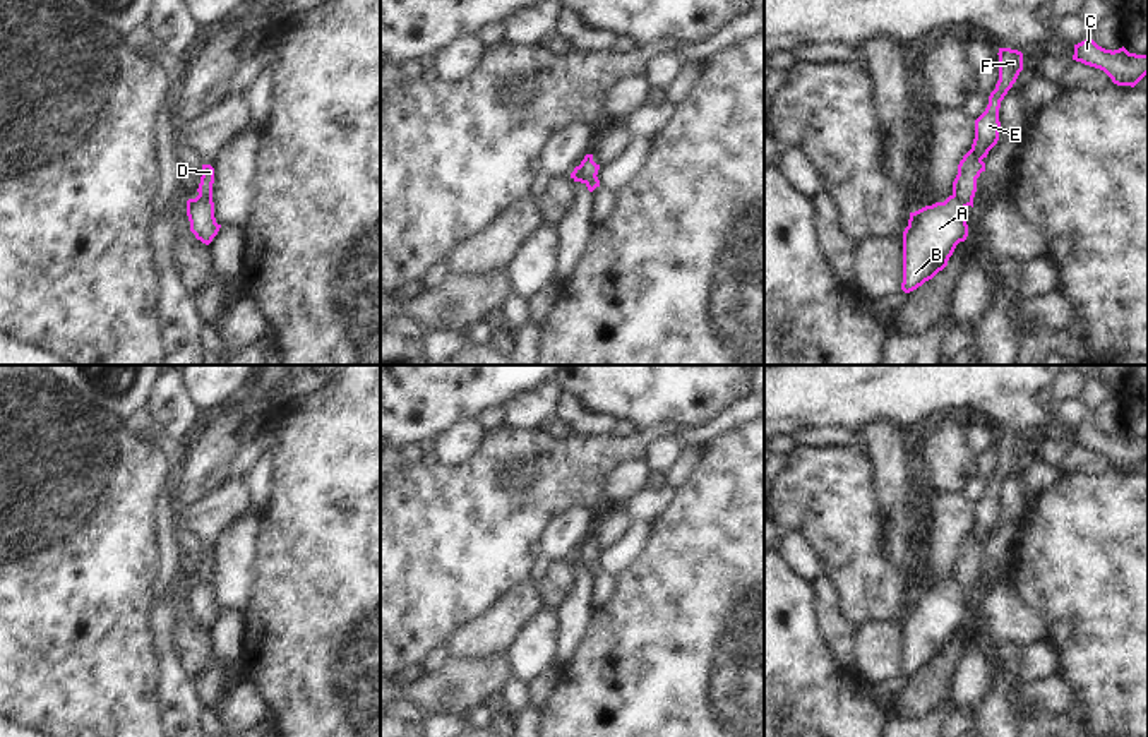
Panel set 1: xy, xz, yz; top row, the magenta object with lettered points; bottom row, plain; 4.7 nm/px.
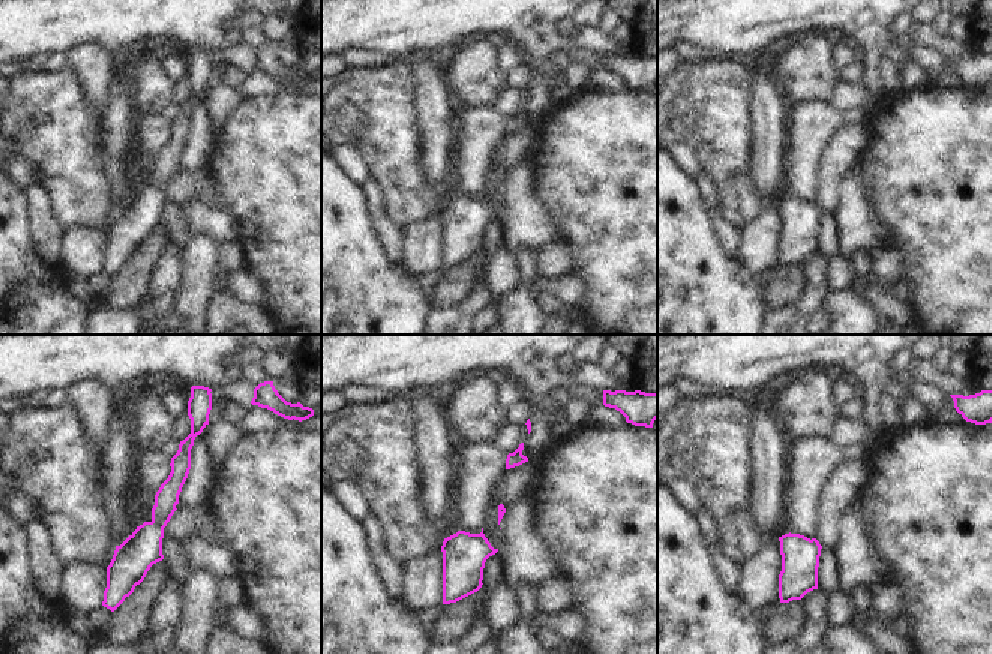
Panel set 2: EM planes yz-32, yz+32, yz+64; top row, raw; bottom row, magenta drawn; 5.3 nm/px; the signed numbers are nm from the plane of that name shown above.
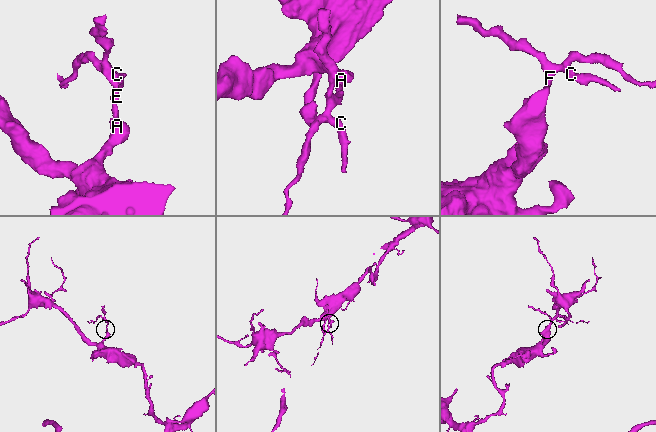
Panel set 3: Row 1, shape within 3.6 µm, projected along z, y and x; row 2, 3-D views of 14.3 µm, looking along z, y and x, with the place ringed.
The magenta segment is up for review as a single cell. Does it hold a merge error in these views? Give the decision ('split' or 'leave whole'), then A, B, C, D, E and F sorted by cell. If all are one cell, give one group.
split; A B / C D E F

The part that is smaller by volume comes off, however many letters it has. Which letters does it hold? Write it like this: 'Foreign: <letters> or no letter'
Foreign: C, D, E, F

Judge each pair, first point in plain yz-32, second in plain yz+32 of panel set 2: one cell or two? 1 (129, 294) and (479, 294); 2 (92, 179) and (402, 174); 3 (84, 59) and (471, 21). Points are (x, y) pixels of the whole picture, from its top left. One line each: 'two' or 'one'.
1: two
2: one
3: two

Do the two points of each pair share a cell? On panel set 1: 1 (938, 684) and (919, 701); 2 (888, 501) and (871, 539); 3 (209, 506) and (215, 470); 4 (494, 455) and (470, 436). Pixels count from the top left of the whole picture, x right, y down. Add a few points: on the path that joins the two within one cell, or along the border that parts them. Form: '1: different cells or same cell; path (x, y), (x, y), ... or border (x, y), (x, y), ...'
1: same cell; path (932, 688), (924, 696)
2: different cells; border (871, 475), (874, 497), (883, 516), (886, 554)
3: different cells; border (225, 482), (175, 509)
4: different cells; border (485, 432), (468, 458), (456, 465), (446, 463)

